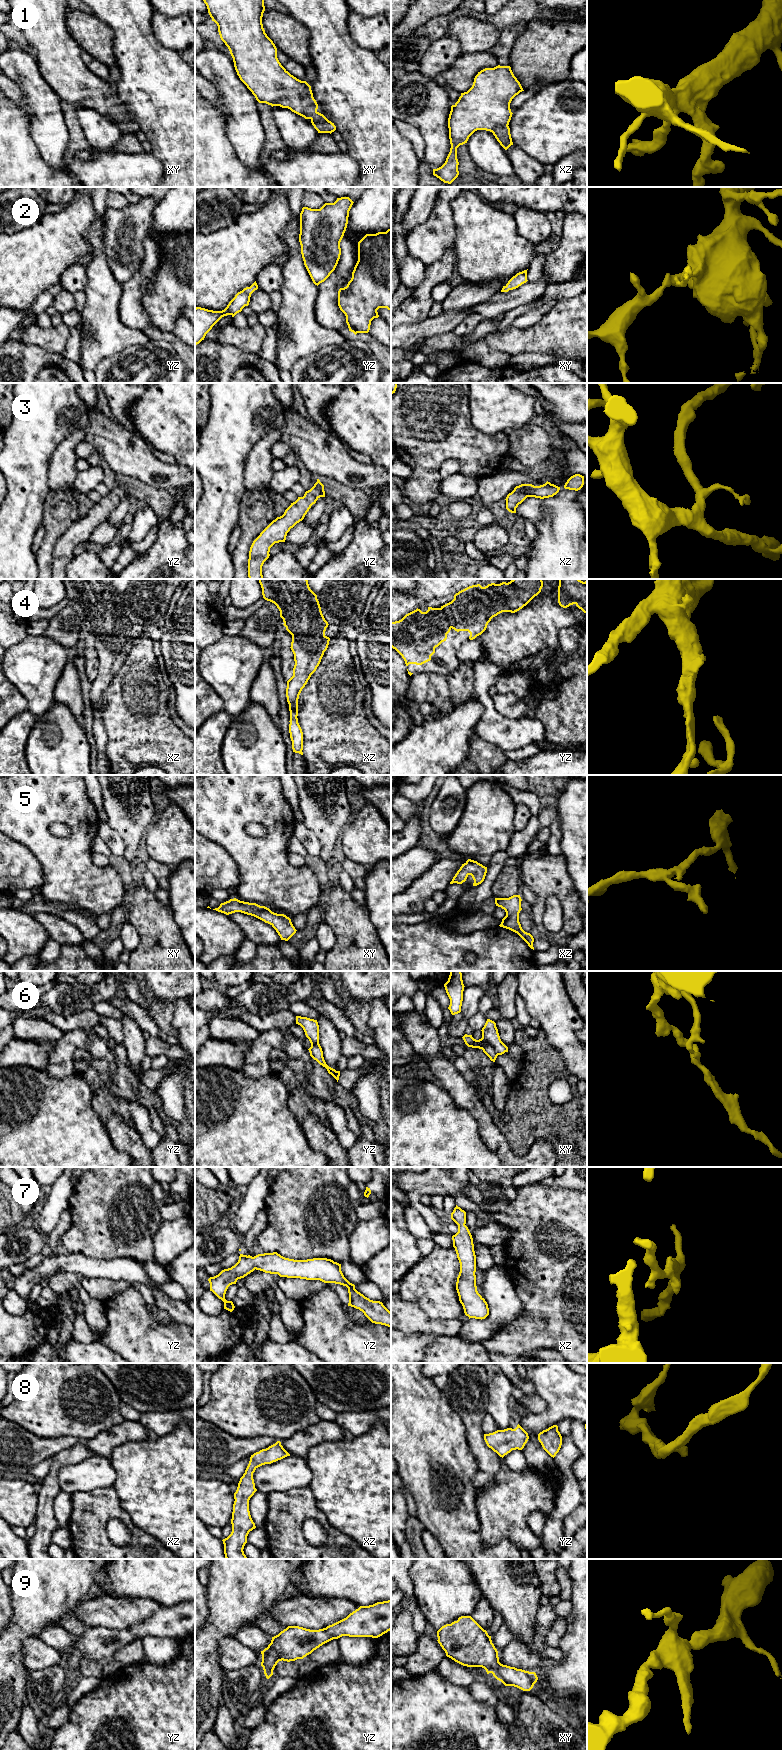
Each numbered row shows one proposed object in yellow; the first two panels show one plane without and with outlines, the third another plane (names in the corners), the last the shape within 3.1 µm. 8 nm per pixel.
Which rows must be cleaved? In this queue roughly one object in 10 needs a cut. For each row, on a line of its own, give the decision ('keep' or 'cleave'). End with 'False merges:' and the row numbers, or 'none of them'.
1: keep
2: keep
3: keep
4: keep
5: keep
6: cleave
7: keep
8: keep
9: keep
False merges: 6

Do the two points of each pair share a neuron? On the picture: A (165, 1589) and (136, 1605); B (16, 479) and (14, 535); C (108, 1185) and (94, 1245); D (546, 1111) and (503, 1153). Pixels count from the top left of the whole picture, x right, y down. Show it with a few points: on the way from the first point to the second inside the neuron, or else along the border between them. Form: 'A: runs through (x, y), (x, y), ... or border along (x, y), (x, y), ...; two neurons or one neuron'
A: border along (125, 1597), (150, 1598), (158, 1601), (163, 1606); two neurons
B: runs through (16, 493), (15, 521); one neuron
C: runs through (108, 1200), (106, 1230); one neuron
D: border along (498, 1126), (516, 1155), (525, 1155), (530, 1150); two neurons

